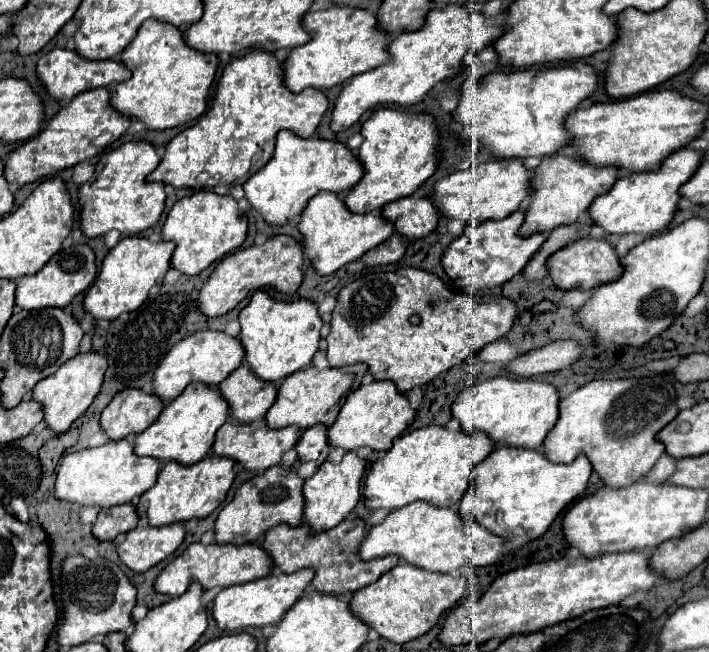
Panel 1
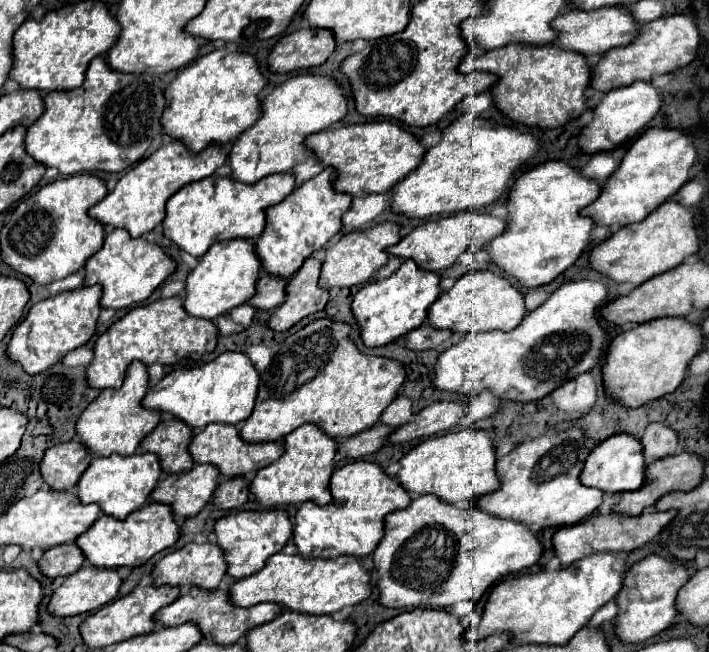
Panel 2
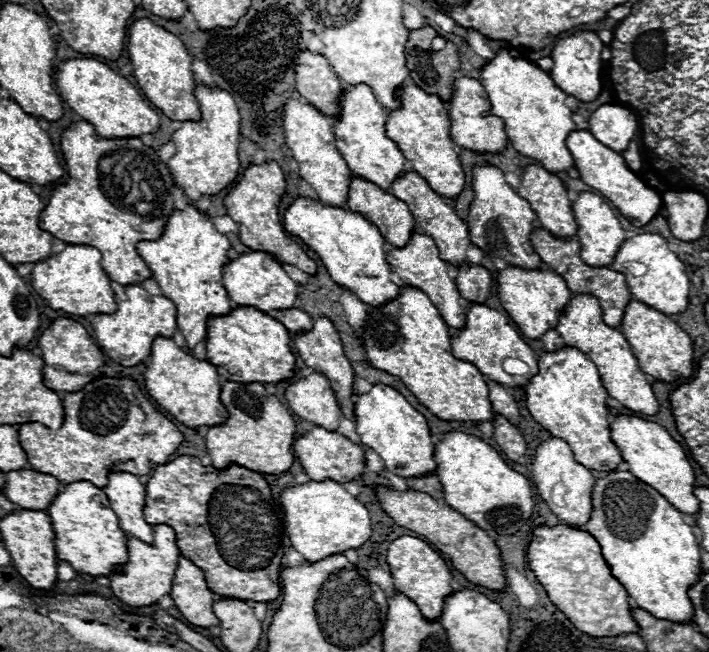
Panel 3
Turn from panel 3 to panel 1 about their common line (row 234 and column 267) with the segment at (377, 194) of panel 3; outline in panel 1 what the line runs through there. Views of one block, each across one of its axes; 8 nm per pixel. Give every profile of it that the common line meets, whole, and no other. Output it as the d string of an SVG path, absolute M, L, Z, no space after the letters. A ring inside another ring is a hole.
M246 364L230 372L218 384L218 392L228 402L230 418L236 424L252 424L262 420L276 400L276 386L258 380Z

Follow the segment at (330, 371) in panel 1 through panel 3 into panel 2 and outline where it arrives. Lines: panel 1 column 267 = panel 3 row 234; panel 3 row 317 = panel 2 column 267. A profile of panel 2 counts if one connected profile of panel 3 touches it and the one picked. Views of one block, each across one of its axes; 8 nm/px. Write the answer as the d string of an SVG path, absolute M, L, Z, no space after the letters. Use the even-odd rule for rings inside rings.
M210 424L194 434L190 444L190 454L198 464L214 464L224 476L248 476L278 460L284 452L284 442L266 442L266 444L246 444L238 436L238 428L226 428L226 424Z

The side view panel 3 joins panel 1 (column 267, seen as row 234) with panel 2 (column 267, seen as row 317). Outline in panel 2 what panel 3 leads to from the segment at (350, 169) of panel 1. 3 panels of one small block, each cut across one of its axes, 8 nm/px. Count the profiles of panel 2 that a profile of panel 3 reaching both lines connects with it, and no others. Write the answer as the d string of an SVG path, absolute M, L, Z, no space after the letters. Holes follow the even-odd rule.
M288 172L266 176L256 184L238 184L238 180L230 180L230 176L202 178L180 188L180 192L168 200L164 236L172 238L182 250L192 256L202 256L202 252L206 252L210 244L222 240L258 240L262 230L266 228L266 210L282 202L294 188L296 178Z

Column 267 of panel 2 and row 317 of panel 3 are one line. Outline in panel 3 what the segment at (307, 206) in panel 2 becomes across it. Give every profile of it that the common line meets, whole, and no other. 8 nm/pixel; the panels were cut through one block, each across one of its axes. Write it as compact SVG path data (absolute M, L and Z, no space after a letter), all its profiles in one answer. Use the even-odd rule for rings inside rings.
M234 306L228 316L216 316L208 322L206 354L224 380L262 380L262 384L278 384L294 376L296 358L290 348L290 332L268 314L256 308Z

